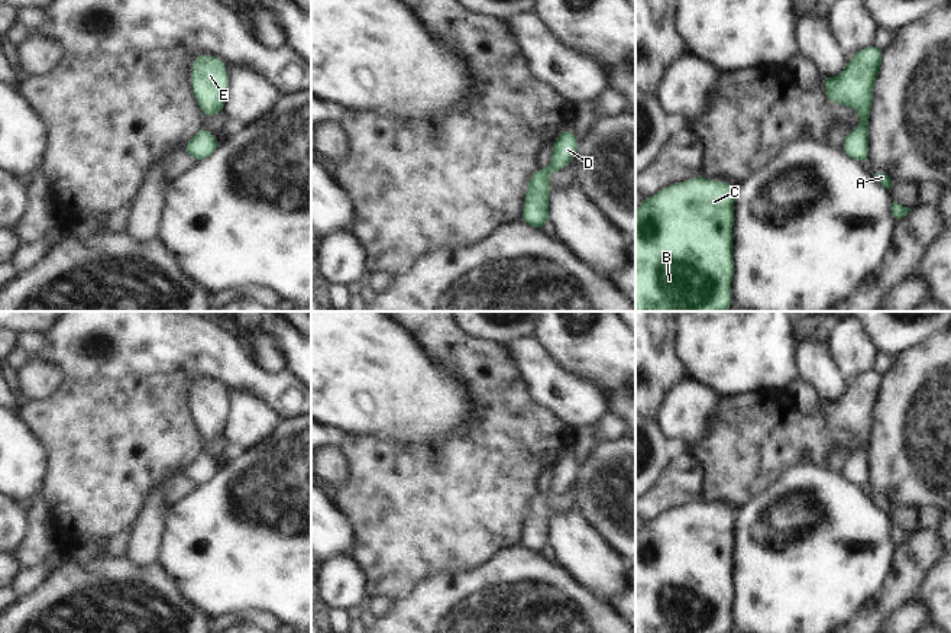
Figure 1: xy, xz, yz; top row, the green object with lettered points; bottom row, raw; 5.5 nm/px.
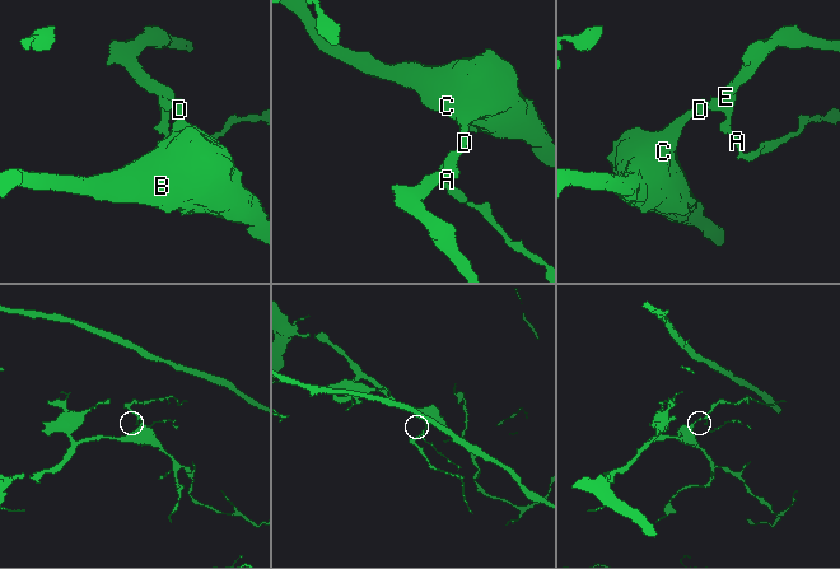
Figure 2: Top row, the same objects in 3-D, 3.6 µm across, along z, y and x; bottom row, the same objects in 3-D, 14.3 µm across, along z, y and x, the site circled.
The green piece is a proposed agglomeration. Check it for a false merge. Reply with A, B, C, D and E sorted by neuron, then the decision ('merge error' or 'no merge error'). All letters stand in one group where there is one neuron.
A B C D E | no merge error

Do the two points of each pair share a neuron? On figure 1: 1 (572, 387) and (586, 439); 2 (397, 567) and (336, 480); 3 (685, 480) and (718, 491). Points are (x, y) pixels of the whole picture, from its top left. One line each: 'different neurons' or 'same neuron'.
1: different neurons
2: different neurons
3: different neurons

